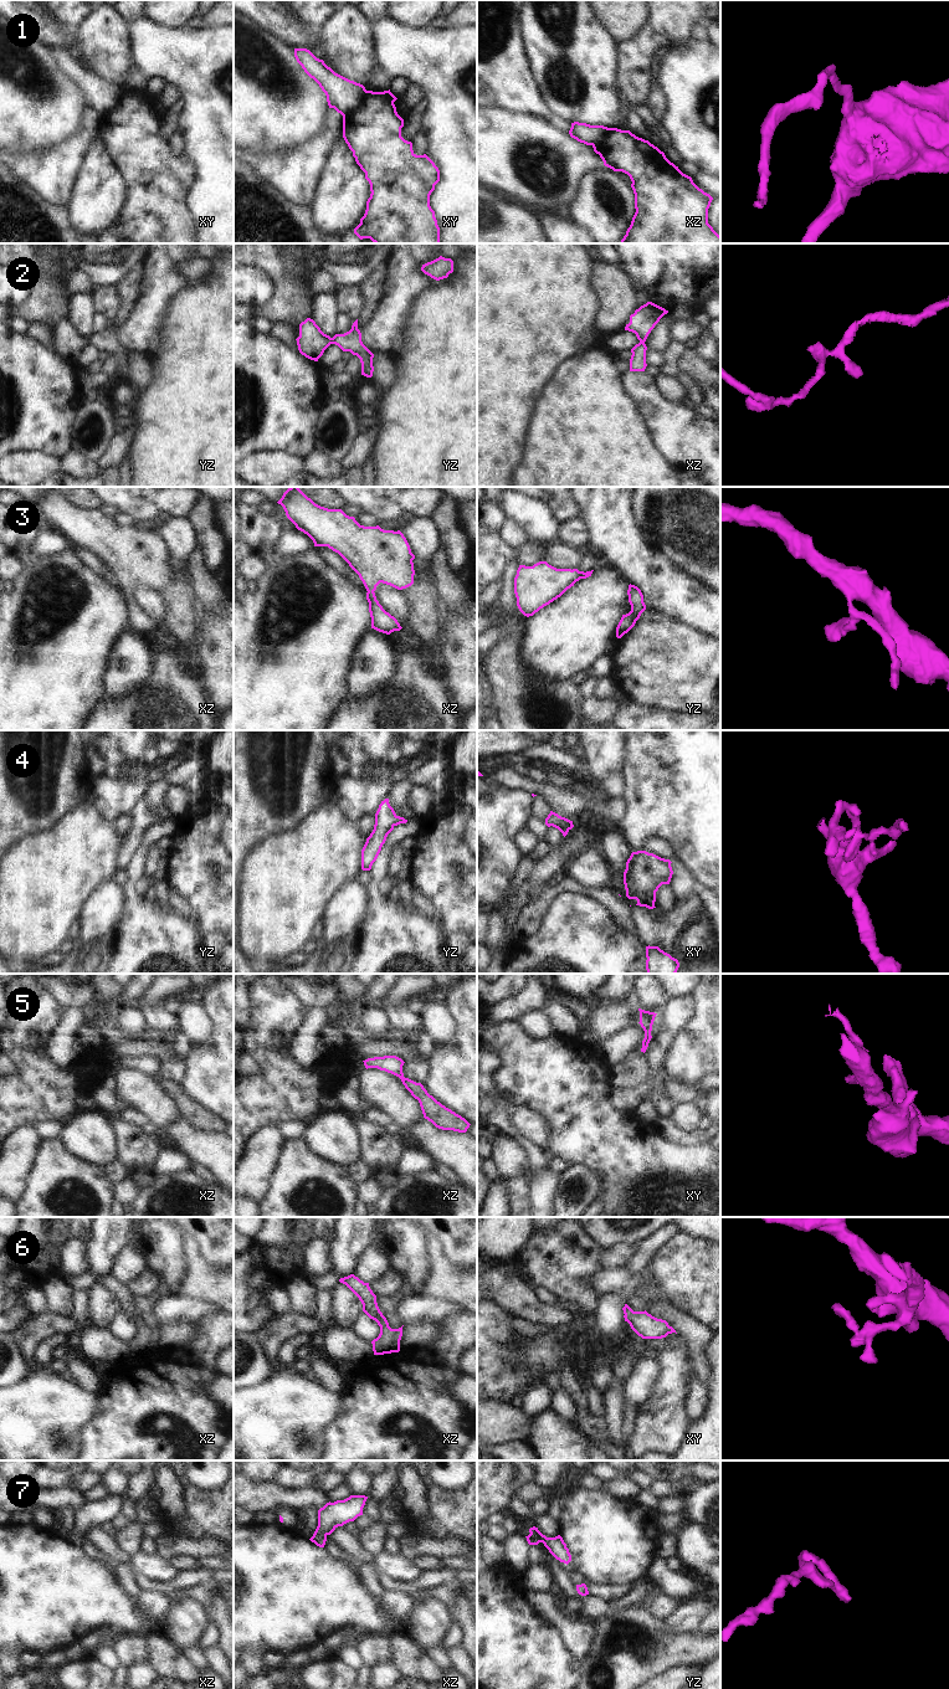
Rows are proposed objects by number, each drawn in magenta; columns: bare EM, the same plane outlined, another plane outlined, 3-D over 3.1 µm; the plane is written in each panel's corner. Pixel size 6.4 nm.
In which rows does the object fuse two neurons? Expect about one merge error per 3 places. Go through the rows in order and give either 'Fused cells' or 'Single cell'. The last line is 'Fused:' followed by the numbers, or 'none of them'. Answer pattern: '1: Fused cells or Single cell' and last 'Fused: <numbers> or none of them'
1: Fused cells
2: Single cell
3: Single cell
4: Single cell
5: Fused cells
6: Single cell
7: Single cell
Fused: 1, 5

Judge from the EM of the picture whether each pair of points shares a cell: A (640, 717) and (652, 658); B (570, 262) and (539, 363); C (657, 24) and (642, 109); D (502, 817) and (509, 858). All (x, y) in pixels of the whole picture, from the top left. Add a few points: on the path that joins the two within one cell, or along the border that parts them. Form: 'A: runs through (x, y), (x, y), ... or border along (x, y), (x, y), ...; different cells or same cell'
A: border along (630, 701), (651, 709), (667, 709), (671, 712); different cells
B: runs through (545, 287), (539, 293), (539, 334), (537, 338); same cell
C: runs through (642, 45), (637, 52), (637, 88); same cell
D: runs through (502, 827), (502, 848); same cell

